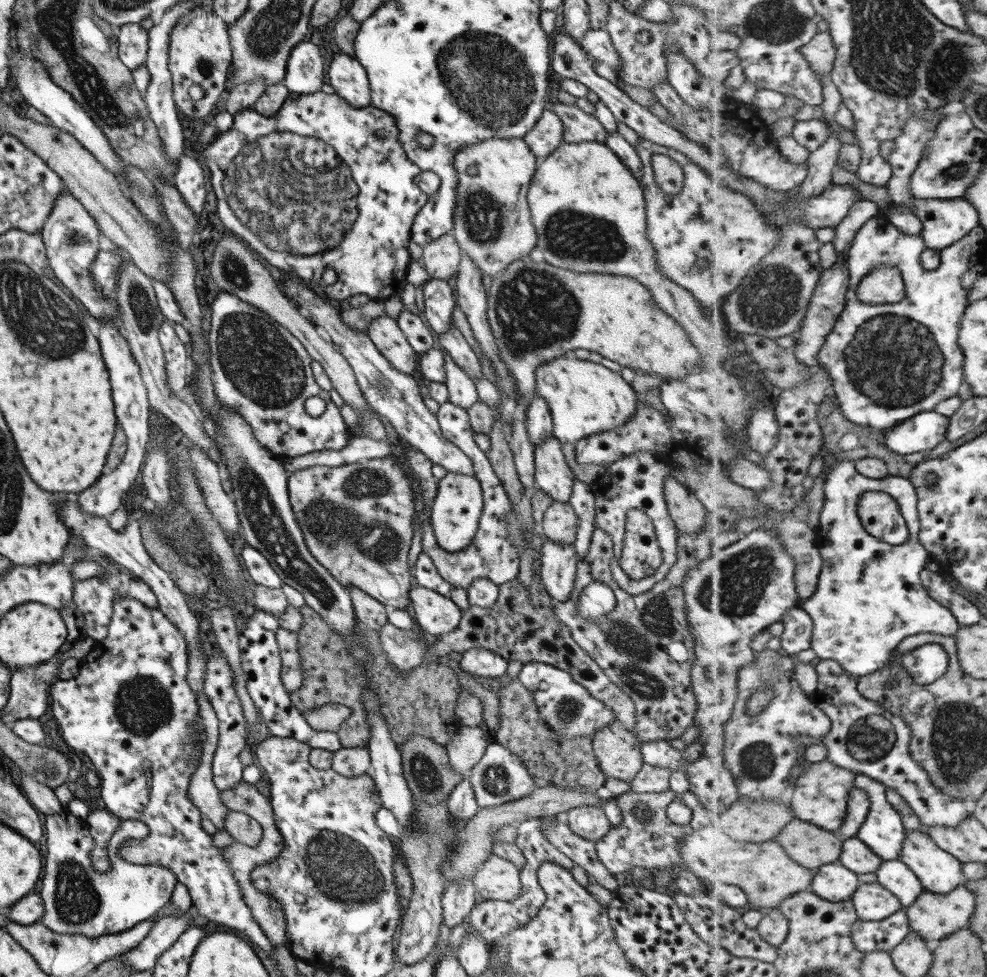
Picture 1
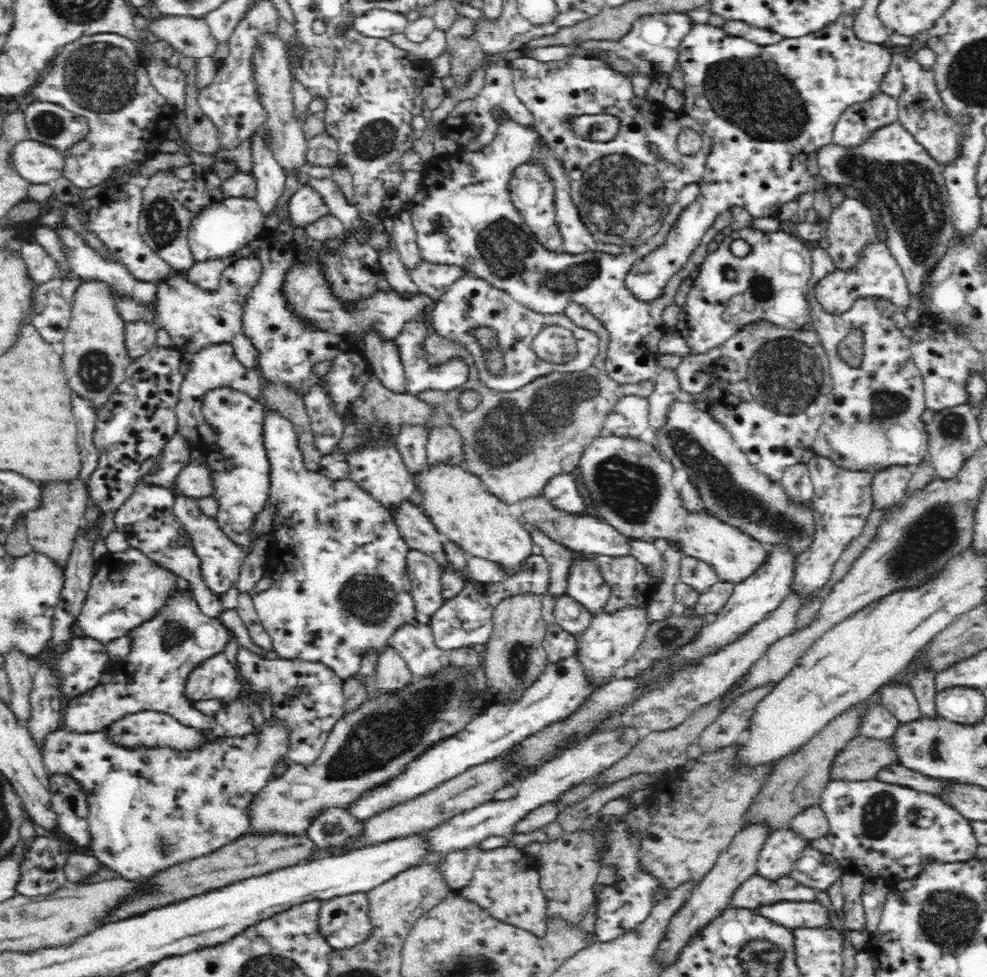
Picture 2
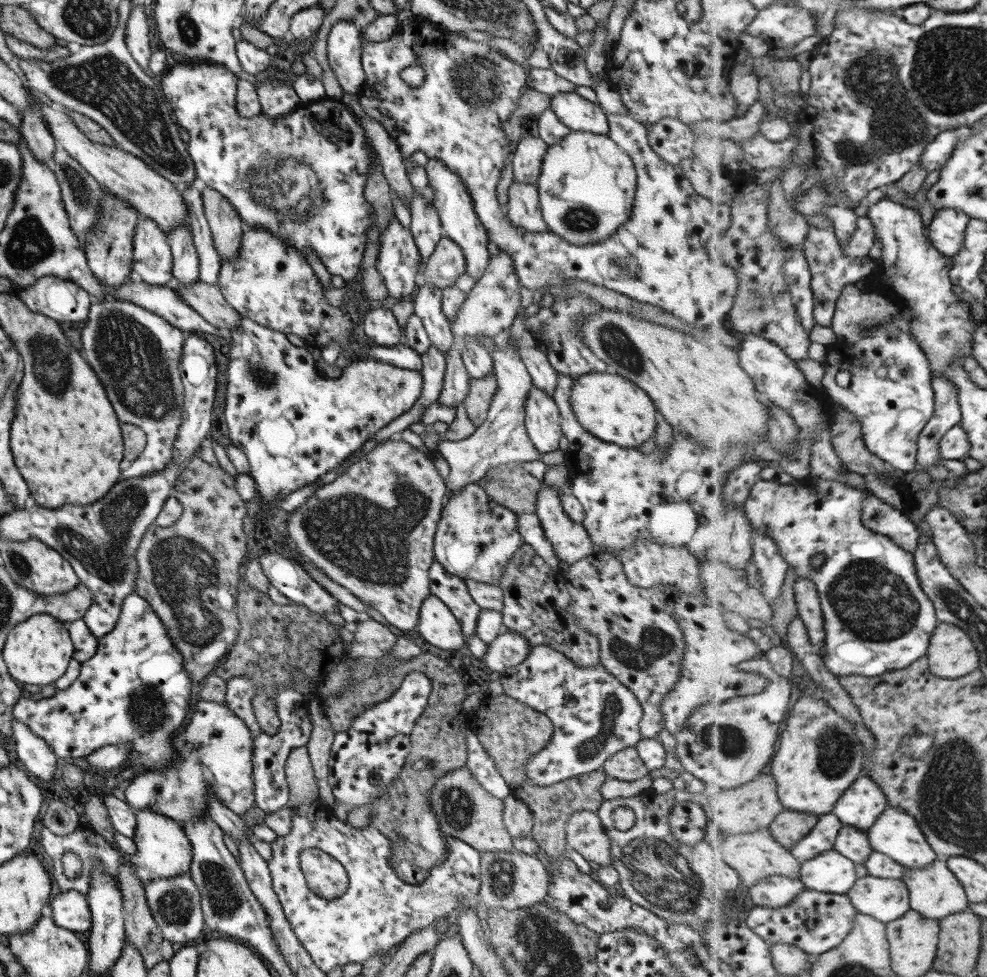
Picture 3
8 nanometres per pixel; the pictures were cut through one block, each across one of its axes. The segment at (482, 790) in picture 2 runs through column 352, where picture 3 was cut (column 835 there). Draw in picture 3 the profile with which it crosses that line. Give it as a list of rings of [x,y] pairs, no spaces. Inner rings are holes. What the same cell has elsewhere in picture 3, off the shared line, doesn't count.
[[[845,825],[841,829],[834,850],[846,855],[847,858],[854,860],[856,863],[862,864],[864,864],[874,852],[870,844],[868,831],[863,831],[851,825]]]

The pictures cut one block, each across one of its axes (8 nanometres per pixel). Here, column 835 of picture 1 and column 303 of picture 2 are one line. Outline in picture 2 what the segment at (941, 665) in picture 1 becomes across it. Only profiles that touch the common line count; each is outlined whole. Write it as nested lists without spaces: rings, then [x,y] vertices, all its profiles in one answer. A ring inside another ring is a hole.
[[[269,408],[264,410],[264,418],[262,418],[262,442],[271,466],[269,504],[278,506],[276,519],[273,520],[273,527],[271,528],[276,535],[277,541],[273,542],[271,546],[263,577],[248,593],[252,597],[253,605],[266,632],[272,637],[274,651],[280,659],[320,662],[331,668],[340,678],[346,679],[359,672],[360,656],[366,650],[382,652],[382,648],[386,648],[389,644],[390,636],[392,636],[394,630],[398,630],[404,622],[412,622],[417,618],[408,577],[406,576],[407,554],[411,548],[399,533],[399,528],[394,522],[390,510],[384,508],[382,503],[376,500],[369,492],[362,490],[359,484],[349,478],[332,480],[318,471],[308,471],[303,461],[303,452],[298,446],[298,437],[294,425],[280,413]]]

